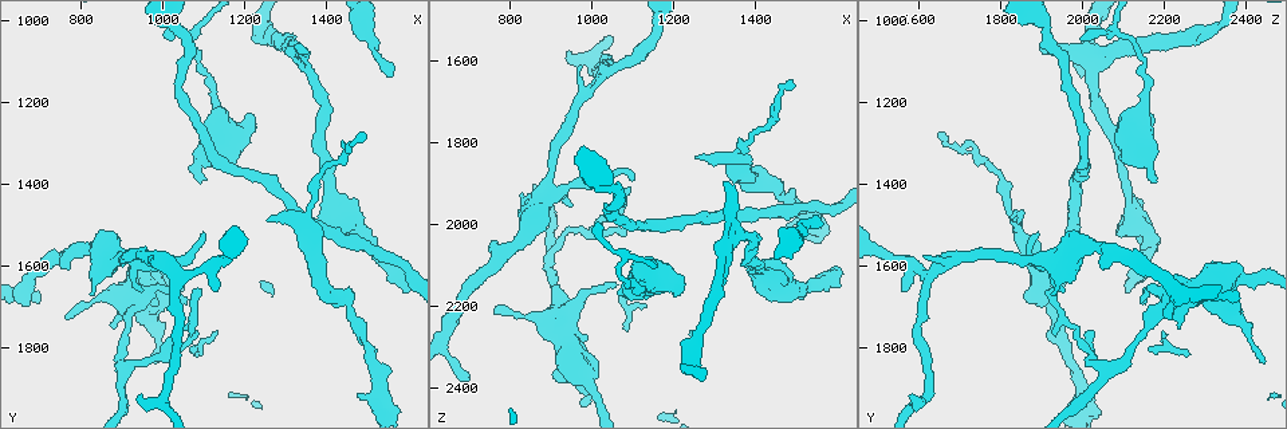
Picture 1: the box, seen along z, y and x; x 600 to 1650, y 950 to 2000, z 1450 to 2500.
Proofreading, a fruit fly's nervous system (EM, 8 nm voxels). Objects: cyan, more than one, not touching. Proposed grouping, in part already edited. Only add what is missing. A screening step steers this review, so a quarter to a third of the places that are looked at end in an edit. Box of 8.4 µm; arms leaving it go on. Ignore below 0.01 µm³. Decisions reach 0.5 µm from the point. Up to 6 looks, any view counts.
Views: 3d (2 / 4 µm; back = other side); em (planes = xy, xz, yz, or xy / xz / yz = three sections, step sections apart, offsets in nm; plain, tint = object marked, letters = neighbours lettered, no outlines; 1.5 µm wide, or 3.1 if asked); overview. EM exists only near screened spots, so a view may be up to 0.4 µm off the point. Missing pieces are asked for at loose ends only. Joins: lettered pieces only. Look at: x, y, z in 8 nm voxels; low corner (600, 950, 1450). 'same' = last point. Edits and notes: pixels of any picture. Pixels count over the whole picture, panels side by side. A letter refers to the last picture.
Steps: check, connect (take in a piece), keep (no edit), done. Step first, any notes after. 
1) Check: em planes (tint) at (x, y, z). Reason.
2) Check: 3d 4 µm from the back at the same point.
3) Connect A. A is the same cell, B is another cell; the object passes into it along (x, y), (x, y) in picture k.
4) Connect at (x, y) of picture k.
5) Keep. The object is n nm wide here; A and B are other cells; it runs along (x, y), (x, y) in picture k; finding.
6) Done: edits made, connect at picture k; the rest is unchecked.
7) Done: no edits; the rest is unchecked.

Check: 3d 4 µm at (1250, 1500, 1830).

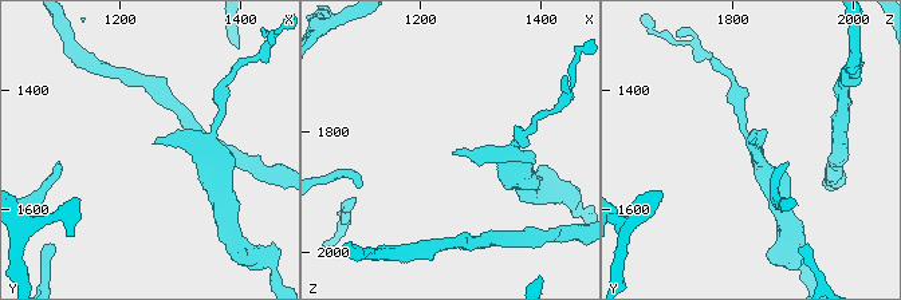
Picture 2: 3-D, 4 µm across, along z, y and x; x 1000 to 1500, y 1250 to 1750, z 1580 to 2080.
Check: em planes (letters) at (1255, 1495, 1840). Shape alone is not enough.

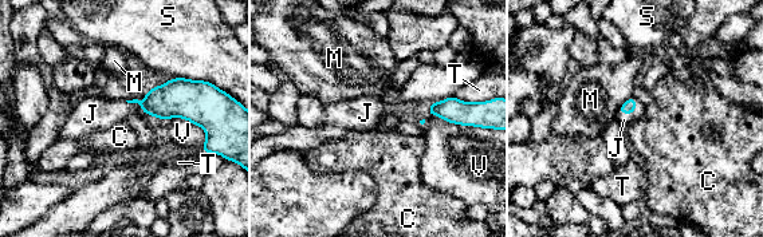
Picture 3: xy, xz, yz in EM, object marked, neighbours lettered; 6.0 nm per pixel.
Connect J. J is the same cell, C, M, S, T and V are other cells; the object passes into it along (629, 106), (632, 113), (624, 119) in picture 3; it goes on there.

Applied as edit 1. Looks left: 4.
Check: overview.

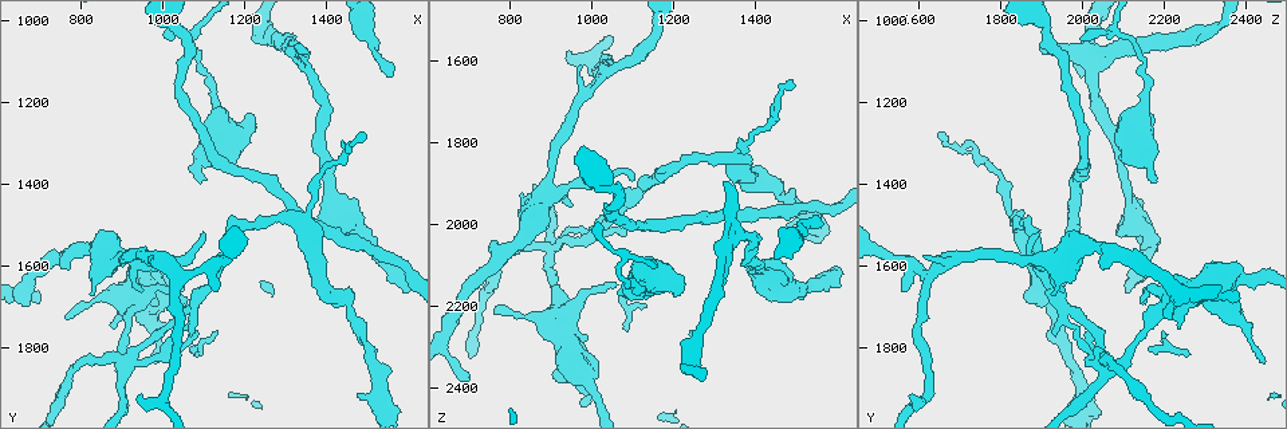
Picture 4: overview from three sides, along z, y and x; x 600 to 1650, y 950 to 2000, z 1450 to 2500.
Check: 3d 2 µm at (1555, 1140, 2000). Free end.

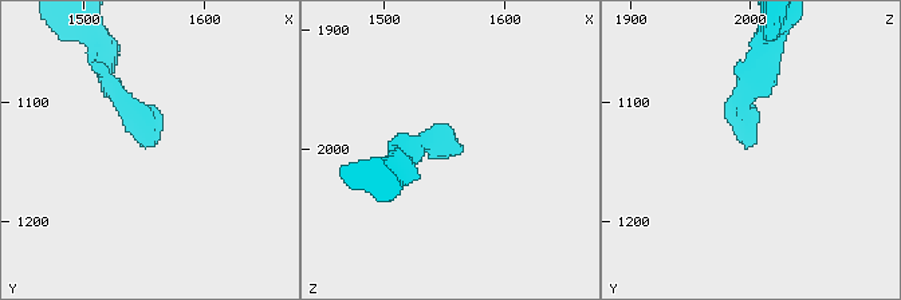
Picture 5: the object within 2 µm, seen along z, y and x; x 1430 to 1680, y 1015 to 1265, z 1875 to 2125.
Check: em planes (letters) at (1550, 1138, 2000).

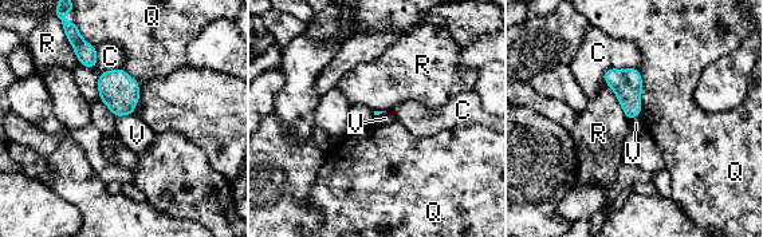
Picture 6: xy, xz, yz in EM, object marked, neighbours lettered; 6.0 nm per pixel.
Keep. The longest contact is with Q, 280 nm; C, Q, R and V are other cells; none of them fits.

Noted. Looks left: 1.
Done: edits made, connect at picture 3; the rest is unchecked.

